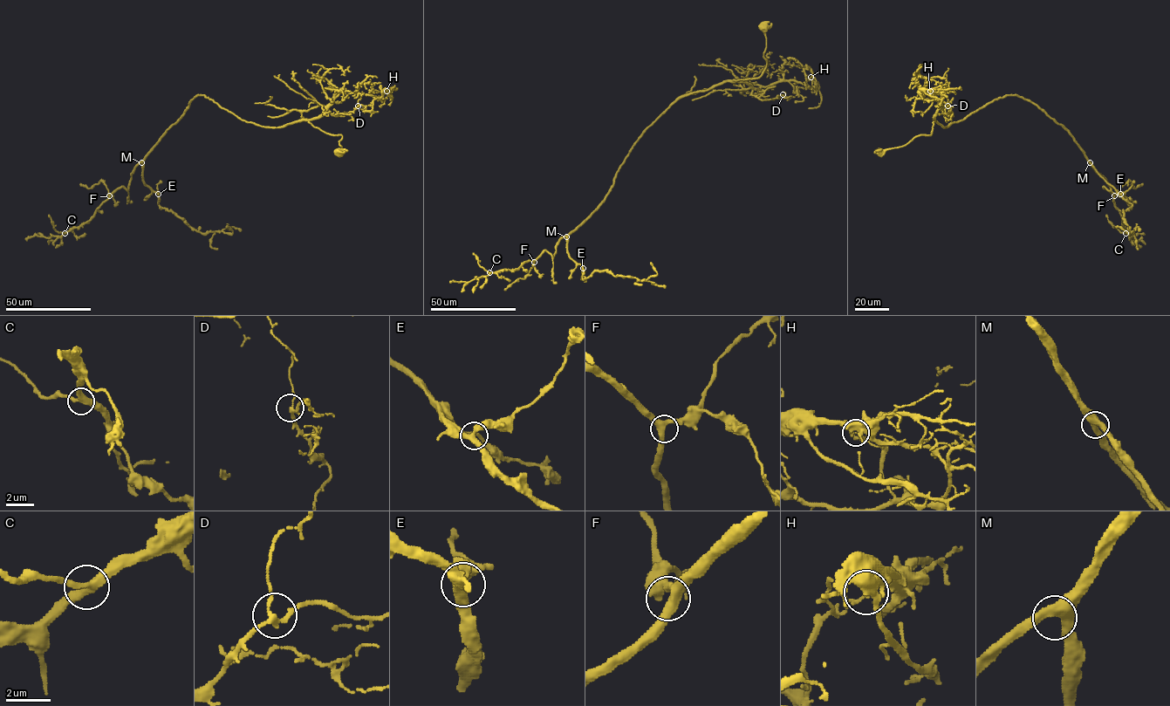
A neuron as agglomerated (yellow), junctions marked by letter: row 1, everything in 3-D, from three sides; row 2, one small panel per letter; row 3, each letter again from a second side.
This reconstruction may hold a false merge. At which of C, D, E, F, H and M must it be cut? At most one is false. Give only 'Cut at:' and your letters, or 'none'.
Cut at: H

